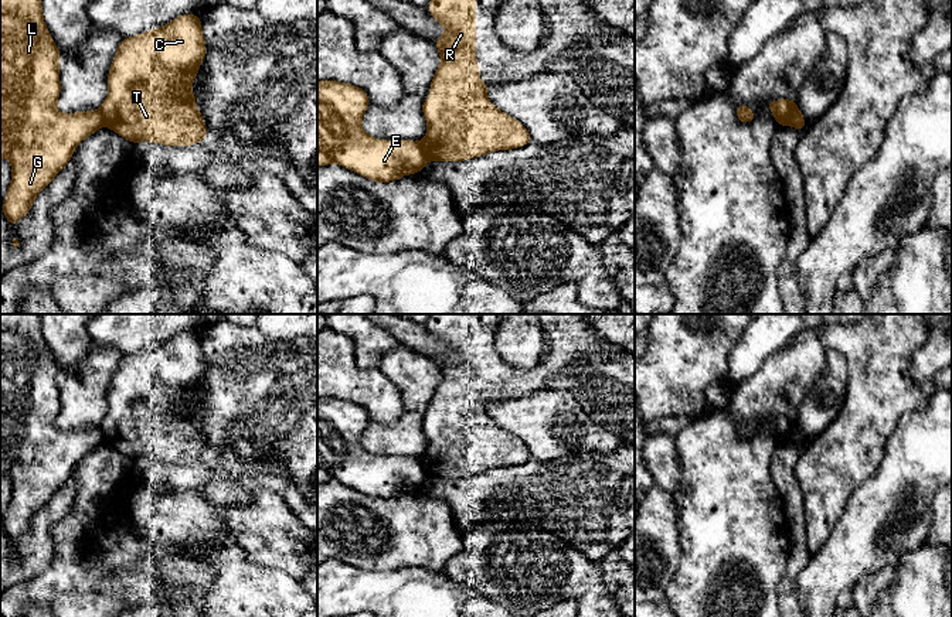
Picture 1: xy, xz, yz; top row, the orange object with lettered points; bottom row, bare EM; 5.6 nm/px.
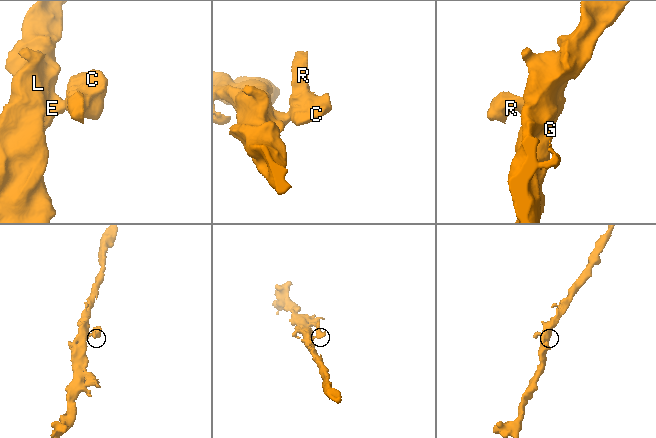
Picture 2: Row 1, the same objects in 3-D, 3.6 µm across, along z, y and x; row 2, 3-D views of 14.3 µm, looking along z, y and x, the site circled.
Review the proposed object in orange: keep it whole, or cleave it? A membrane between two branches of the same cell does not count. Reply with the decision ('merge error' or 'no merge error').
merge error

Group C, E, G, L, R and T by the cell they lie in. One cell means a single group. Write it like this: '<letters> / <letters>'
C R T / E G L

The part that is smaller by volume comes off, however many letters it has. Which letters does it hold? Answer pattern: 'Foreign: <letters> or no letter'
Foreign: C, R, T

